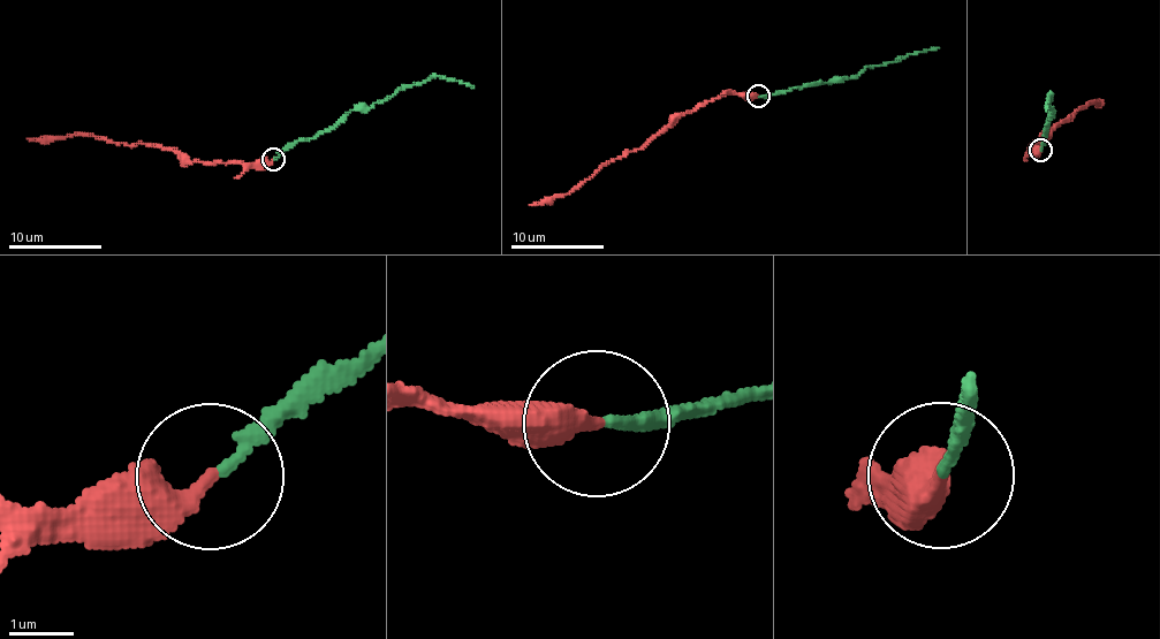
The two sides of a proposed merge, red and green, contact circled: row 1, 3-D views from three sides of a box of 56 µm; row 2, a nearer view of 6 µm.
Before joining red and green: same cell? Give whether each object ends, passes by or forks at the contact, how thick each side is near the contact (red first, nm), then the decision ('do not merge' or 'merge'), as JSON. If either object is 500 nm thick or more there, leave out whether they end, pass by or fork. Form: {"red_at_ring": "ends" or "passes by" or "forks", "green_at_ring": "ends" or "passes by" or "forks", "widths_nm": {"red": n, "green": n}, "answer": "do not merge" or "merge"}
{"red_at_ring": "ends", "green_at_ring": "ends", "widths_nm": {"red": 360, "green": 180}, "answer": "do not merge"}

